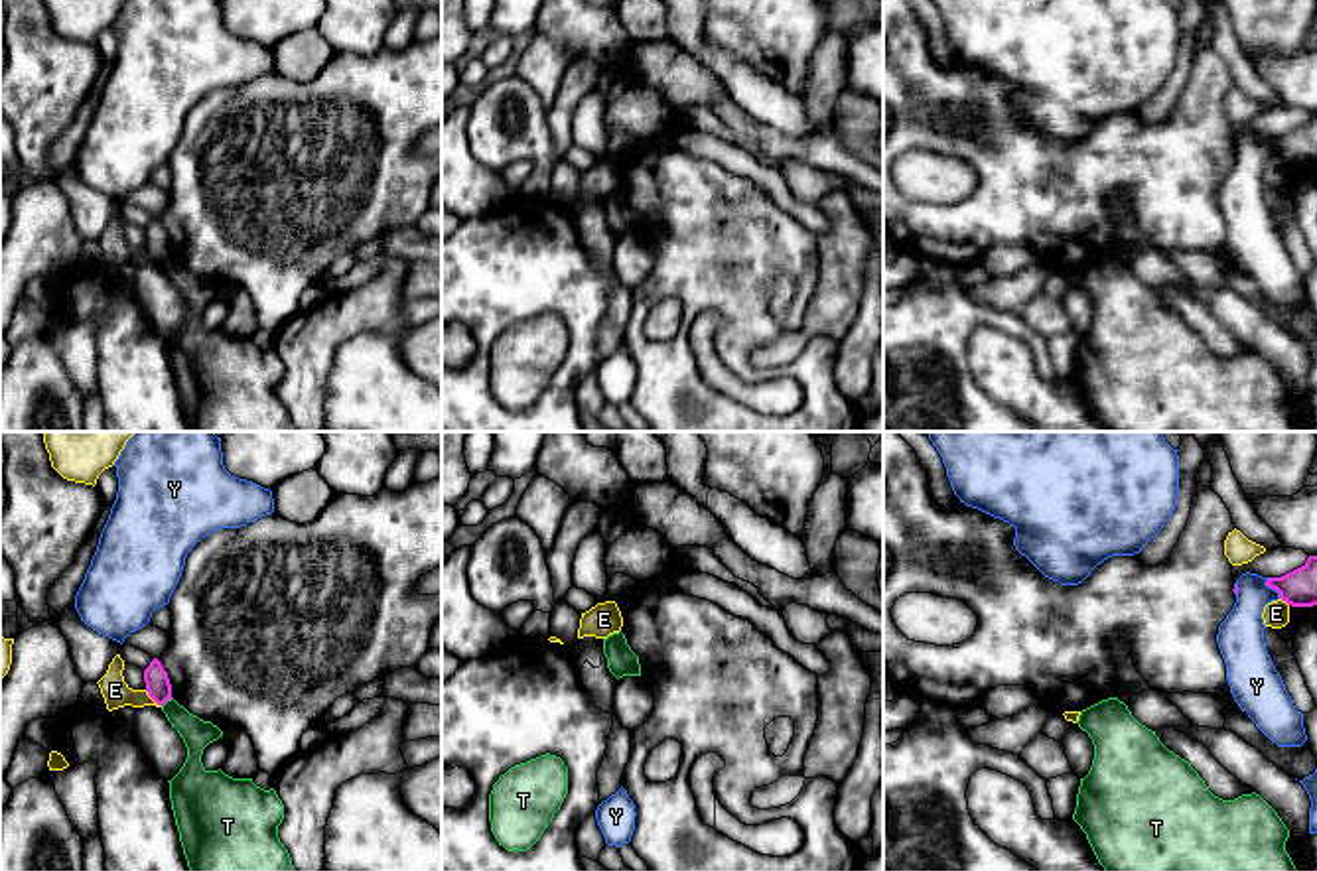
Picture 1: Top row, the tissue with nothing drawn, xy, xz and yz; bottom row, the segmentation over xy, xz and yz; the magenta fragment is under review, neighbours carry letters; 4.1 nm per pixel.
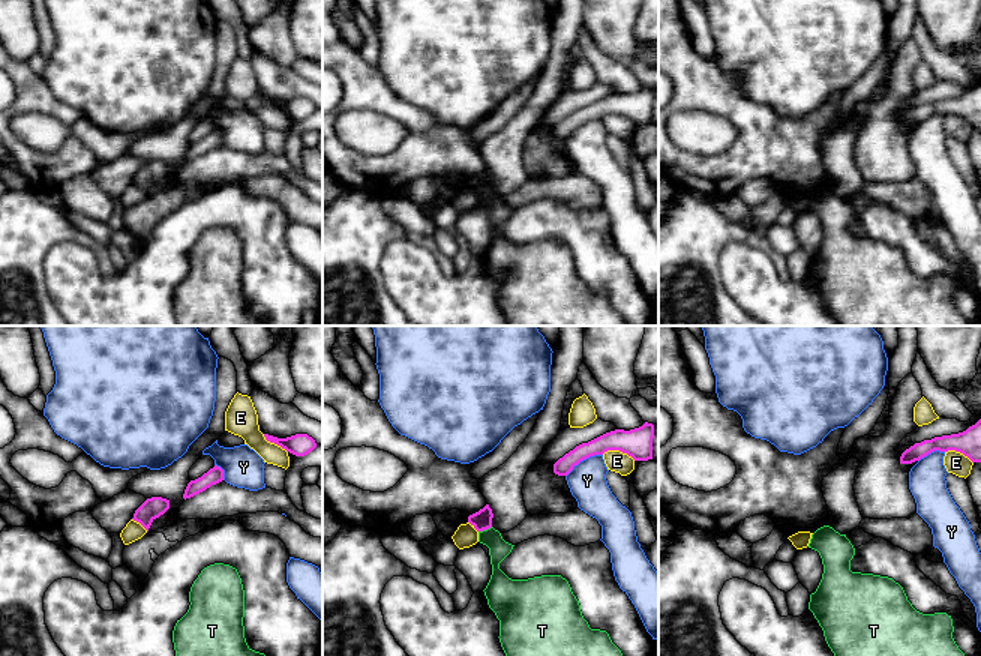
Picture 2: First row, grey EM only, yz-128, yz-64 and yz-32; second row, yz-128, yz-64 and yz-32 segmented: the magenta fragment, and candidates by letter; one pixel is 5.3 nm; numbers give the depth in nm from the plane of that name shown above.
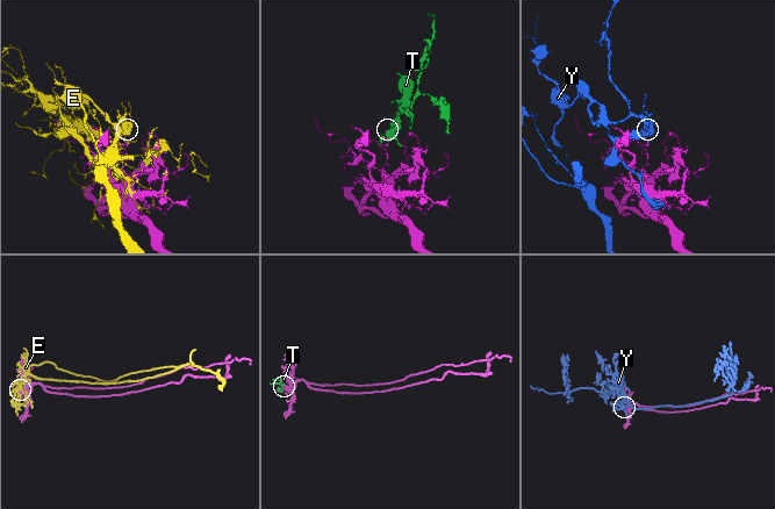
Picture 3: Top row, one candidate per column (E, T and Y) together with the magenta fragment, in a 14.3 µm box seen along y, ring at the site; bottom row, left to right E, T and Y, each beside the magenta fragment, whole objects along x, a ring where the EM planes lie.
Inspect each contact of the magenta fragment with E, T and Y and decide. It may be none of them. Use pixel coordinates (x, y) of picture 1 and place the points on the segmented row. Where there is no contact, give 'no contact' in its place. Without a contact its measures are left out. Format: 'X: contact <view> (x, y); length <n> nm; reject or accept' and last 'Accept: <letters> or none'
E: contact xy (152, 698); length 100 nm; reject
T: contact xy (166, 700); length 60 nm; reject
Y: contact yz (1272, 588); length 100 nm; reject
Accept: none

